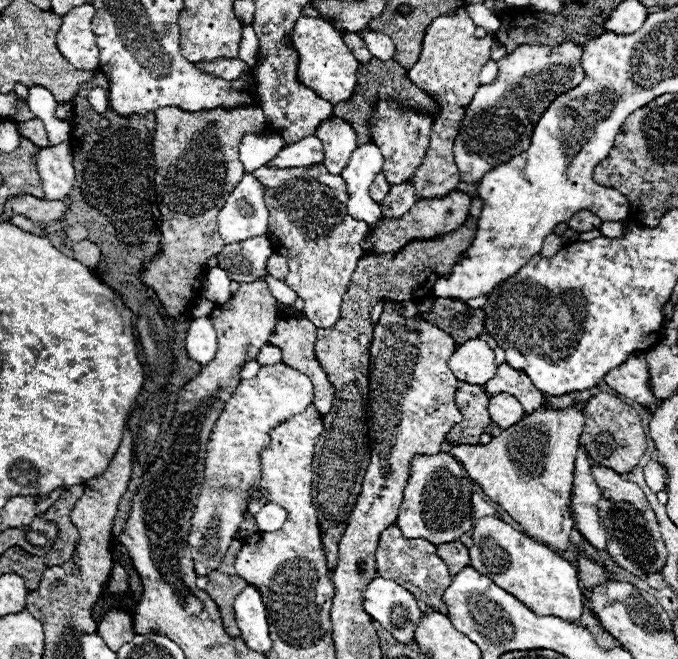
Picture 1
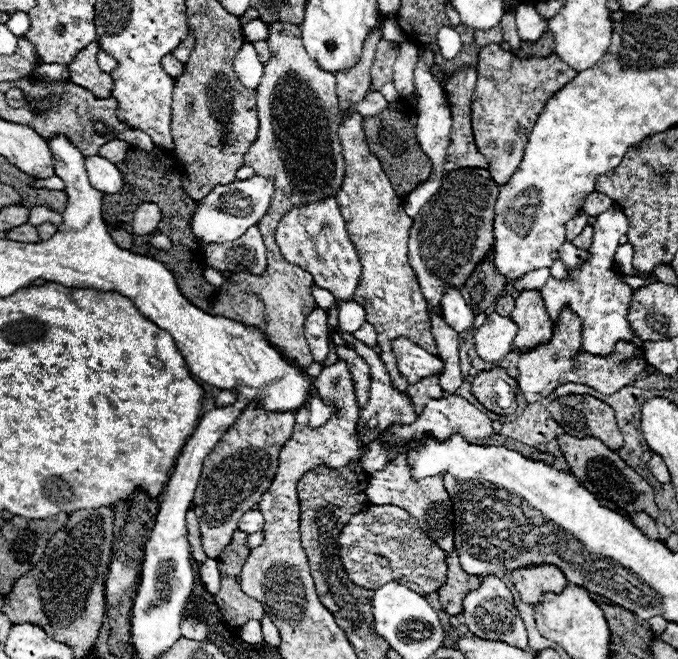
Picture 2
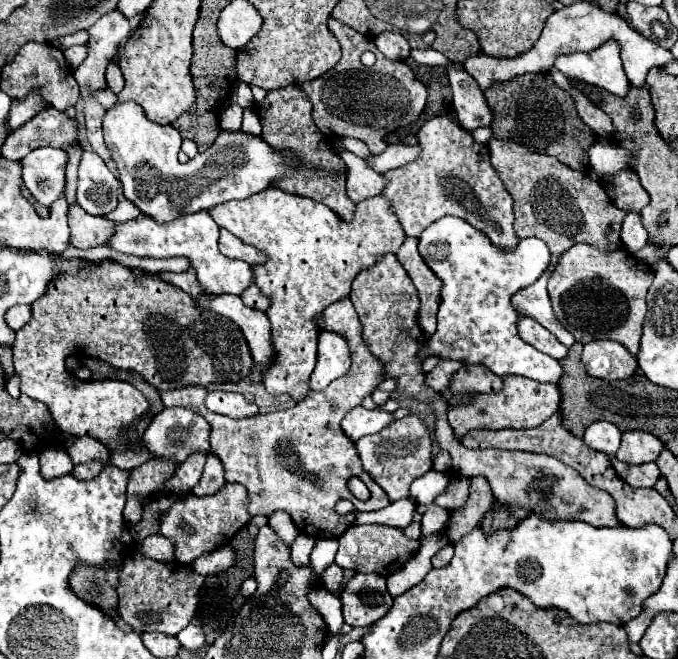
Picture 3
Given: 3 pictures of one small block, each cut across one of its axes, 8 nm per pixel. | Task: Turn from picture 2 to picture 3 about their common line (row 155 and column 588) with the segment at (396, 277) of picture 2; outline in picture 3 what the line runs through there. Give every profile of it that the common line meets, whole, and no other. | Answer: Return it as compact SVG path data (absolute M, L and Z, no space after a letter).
M594 340L584 346L582 362L590 376L602 380L622 380L636 372L636 358L618 342Z

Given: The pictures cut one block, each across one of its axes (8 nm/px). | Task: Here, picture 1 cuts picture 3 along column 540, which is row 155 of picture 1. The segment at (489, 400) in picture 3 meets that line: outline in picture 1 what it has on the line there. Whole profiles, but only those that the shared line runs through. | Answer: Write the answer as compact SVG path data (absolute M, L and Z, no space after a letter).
M378 102L376 114L374 114L374 126L372 126L372 136L374 144L380 148L384 156L384 166L382 174L390 184L402 184L406 182L416 168L422 164L422 156L426 154L428 142L430 142L430 128L432 128L432 118L422 116L416 112L402 112L396 102Z

